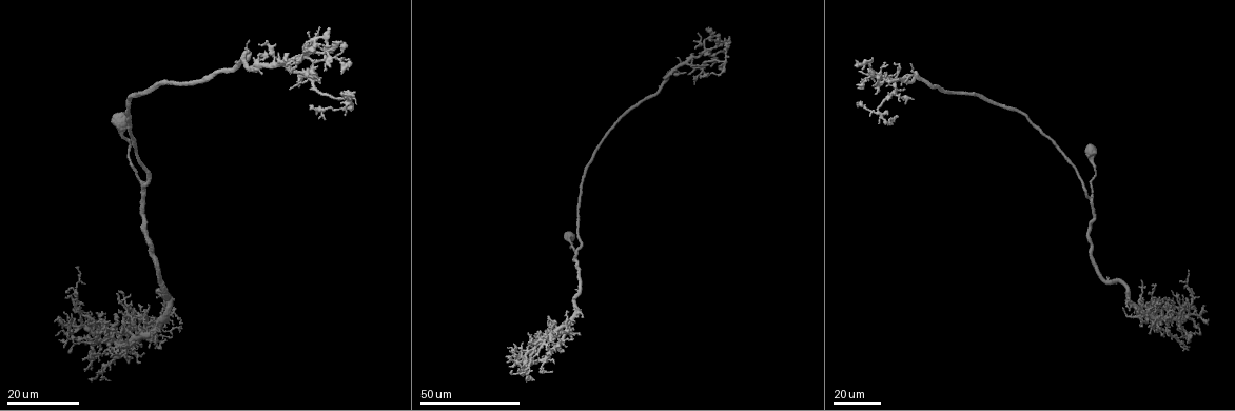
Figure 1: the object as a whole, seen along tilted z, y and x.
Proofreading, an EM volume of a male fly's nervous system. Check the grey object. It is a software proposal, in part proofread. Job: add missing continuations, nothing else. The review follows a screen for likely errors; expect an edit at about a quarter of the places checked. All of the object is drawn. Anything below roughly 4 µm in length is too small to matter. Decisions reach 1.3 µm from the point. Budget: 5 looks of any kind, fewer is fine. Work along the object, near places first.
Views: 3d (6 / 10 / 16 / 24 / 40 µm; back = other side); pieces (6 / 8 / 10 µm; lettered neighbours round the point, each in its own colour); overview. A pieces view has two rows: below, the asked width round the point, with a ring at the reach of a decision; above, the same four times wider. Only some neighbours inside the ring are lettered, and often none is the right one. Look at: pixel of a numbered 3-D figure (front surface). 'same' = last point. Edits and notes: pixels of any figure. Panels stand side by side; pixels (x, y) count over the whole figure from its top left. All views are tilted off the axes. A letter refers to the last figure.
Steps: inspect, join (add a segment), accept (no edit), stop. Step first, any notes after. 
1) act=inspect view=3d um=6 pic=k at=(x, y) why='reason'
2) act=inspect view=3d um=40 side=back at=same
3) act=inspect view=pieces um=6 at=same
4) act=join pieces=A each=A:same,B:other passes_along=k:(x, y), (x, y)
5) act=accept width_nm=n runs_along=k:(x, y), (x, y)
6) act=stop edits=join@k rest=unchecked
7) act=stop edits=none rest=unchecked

act=inspect view=3d um=40 pic=1 at=(286, 64) why='an open end'

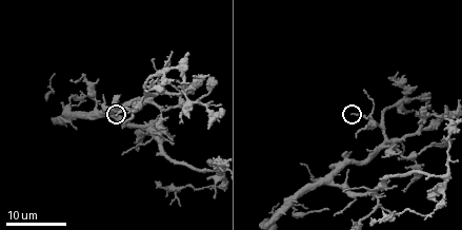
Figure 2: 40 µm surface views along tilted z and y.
act=inspect view=pieces um=8 pic=2 at=(116, 114)

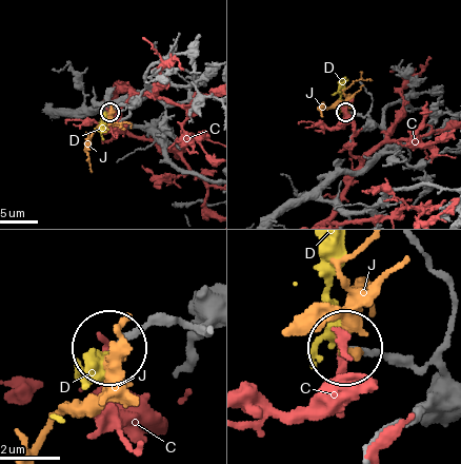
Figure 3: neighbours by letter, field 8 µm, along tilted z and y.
act=accept each=C:other,D:other,J:other found='none of them fits'

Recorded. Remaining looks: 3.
act=inspect view=3d um=40 pic=1 at=(353, 93) why='tapers out'

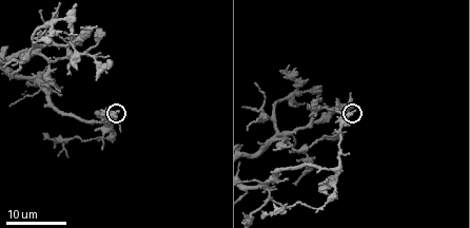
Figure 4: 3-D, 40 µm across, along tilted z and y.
act=inspect view=pieces um=8 pic=4 at=(354, 111)

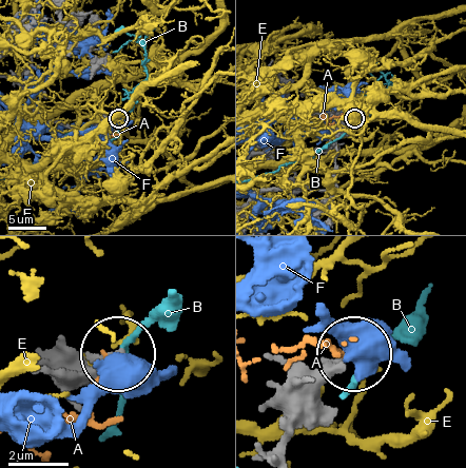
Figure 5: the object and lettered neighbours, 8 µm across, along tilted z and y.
act=accept width_nm=170 each=A:other,B:other,E:other,F:other found='no lettered segment goes on from it'

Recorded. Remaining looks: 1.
act=stop edits=none rest=unchecked

